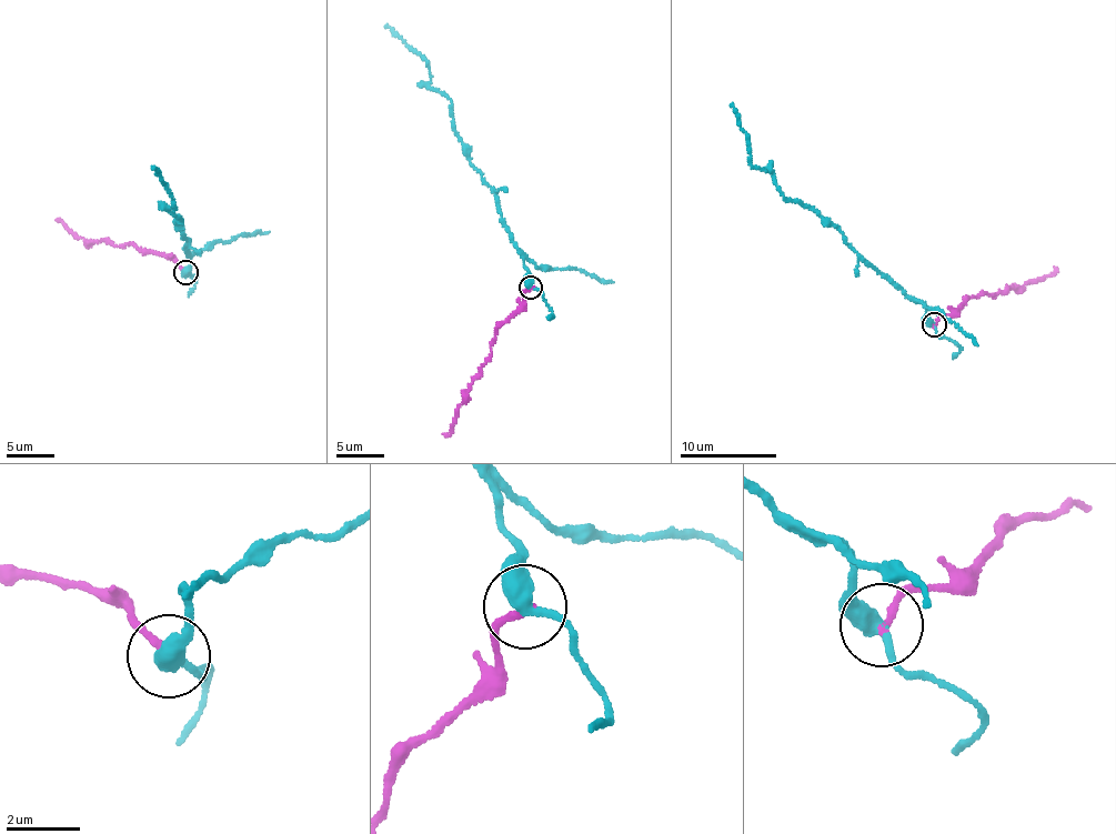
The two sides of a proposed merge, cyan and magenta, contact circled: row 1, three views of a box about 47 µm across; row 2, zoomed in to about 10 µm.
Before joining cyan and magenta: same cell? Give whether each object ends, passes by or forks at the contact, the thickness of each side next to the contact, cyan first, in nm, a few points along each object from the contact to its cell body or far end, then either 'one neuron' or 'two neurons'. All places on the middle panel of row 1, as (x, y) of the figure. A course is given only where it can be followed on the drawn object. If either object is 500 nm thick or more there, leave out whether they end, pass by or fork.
cyan passes by | magenta ends | 400/220 nm | cyan via (531, 288), (522, 251), (502, 218), (493, 189), (455, 133), (451, 102), (430, 87), (429, 63), (384, 27) | magenta via (531, 288), (523, 294), (523, 303), (498, 330), (494, 342), (458, 409), (453, 430), (442, 433) | two neurons

